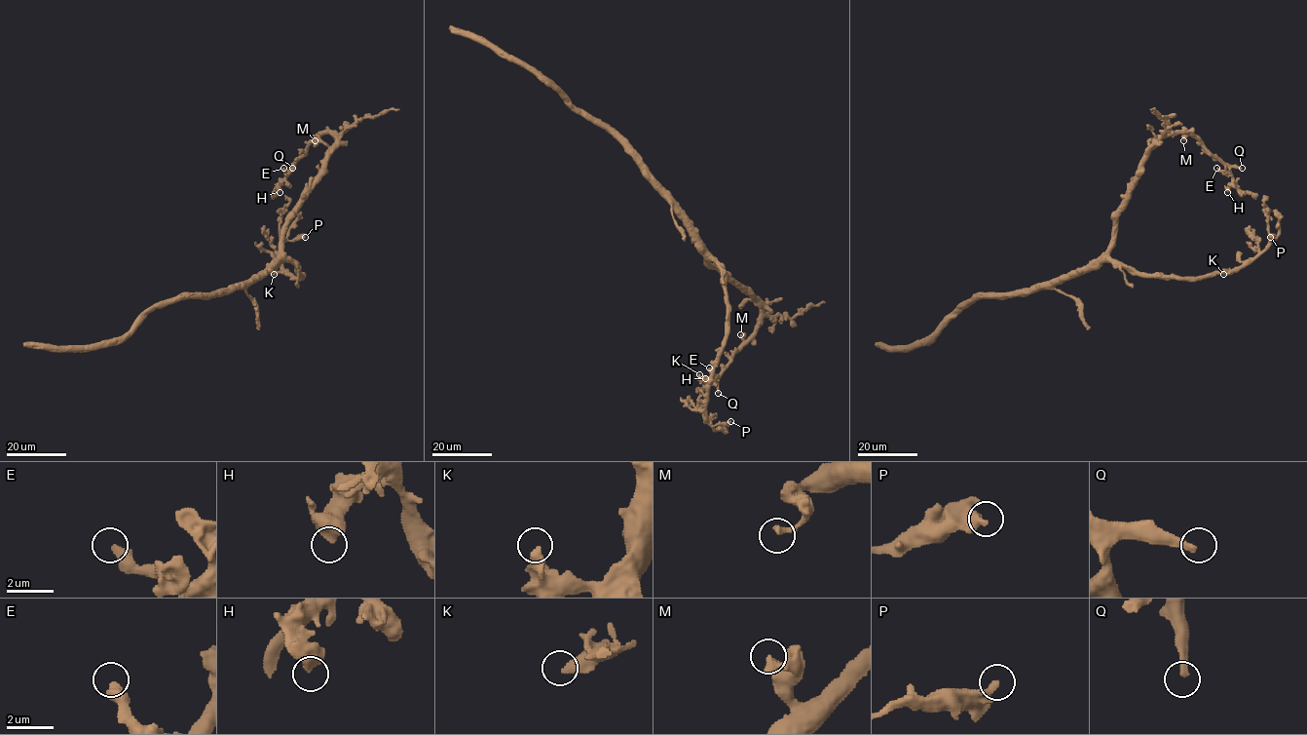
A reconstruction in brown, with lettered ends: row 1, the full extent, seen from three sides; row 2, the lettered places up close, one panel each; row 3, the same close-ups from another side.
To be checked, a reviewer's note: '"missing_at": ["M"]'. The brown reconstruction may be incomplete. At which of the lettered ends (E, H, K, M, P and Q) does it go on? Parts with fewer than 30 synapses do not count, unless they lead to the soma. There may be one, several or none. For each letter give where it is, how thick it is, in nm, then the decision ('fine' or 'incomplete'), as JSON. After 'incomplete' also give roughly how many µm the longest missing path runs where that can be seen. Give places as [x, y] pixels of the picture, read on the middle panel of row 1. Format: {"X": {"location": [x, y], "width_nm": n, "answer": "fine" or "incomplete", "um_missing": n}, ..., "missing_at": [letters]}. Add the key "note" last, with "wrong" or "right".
{"E": {"location": [709, 367], "width_nm": 480, "answer": "fine"}, "H": {"location": [705, 378], "width_nm": 600, "answer": "fine"}, "K": {"location": [699, 374], "width_nm": 440, "answer": "fine"}, "M": {"location": [740, 334], "width_nm": 320, "answer": "fine"}, "P": {"location": [730, 421], "width_nm": 400, "answer": "fine"}, "Q": {"location": [718, 393], "width_nm": 280, "answer": "incomplete", "um_missing": 15}, "missing_at": ["Q"], "note": "wrong"}

